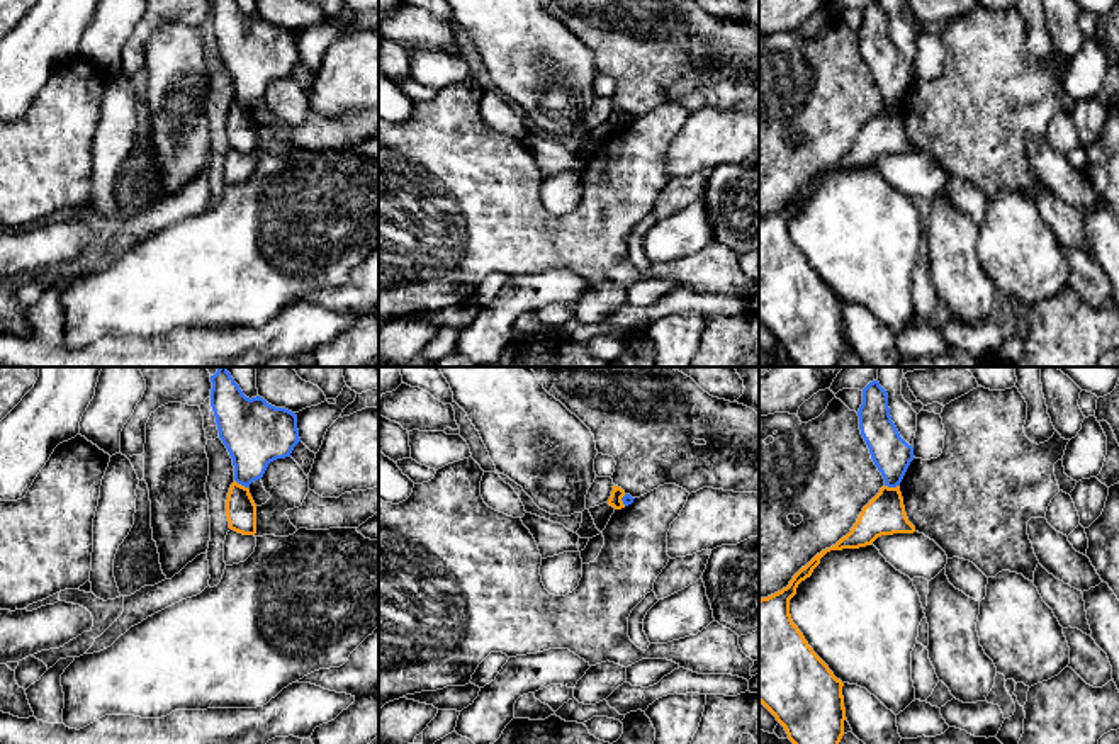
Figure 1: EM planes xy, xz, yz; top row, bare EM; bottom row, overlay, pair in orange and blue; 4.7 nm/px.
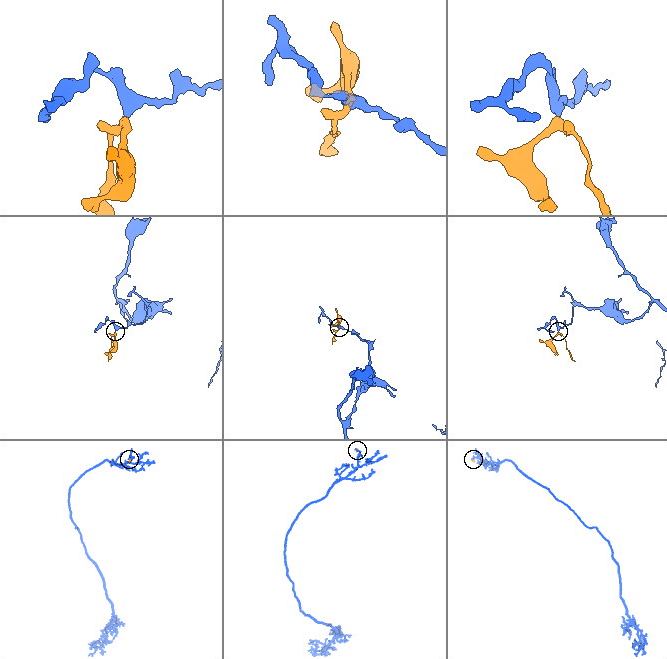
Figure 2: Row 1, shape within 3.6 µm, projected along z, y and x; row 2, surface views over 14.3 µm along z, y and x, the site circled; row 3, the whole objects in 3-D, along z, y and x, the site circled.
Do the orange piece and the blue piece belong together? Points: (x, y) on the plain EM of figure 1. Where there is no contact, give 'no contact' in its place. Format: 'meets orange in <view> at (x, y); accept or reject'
meets orange in yz at (892, 107); reject

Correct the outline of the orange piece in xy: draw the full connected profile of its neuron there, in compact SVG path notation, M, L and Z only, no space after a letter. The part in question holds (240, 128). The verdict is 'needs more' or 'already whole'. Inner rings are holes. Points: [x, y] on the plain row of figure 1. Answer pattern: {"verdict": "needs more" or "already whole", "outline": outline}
{"verdict": "already whole", "outline": "M236 100L231 104L228 112L226 136L231 149L243 155L256 153L256 124L250 109Z"}

